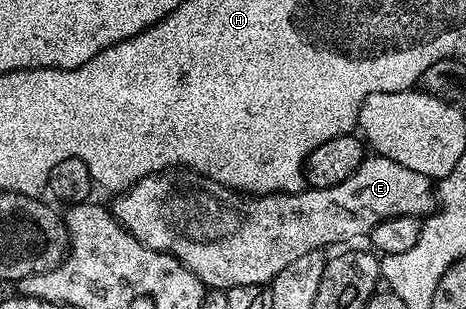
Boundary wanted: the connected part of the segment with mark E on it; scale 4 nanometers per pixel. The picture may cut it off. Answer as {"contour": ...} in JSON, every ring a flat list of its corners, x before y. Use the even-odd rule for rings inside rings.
{"contour":[[376,155,366,156,361,162,361,166,351,174,347,179,343,179,343,183,339,183,335,187,323,187,322,189,302,188,300,193,266,193,264,195,242,195,236,193,233,189,228,189,225,185,215,183,211,178,205,177,202,173,195,173,192,169,183,169,174,167,172,169,164,169,161,173,152,173,143,179,139,179,139,183,135,183,130,187,112,198,111,212,116,217,117,222,124,227,131,236,139,238,147,247,151,247,160,253,172,253,174,257,178,257,190,271,195,274,209,289,231,290,237,285,259,285,268,286,275,279,275,275,279,275,279,271,283,271,283,267,287,267,287,263,295,263,295,259,299,259,299,255,307,255,312,249,324,250,325,245,337,245,340,241,349,241,352,237,364,238,377,224,388,217,398,217,399,215,407,215,408,217,424,218,430,212,429,197,431,201,431,189,429,193,430,178,419,175,419,171,411,171,411,167,403,167,403,163,395,163,395,159,387,159]]}

